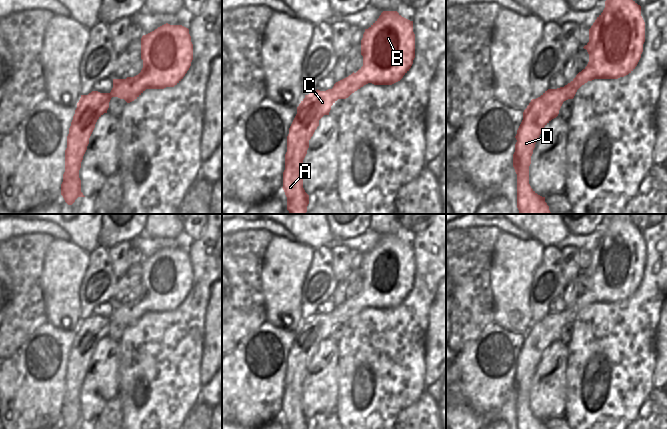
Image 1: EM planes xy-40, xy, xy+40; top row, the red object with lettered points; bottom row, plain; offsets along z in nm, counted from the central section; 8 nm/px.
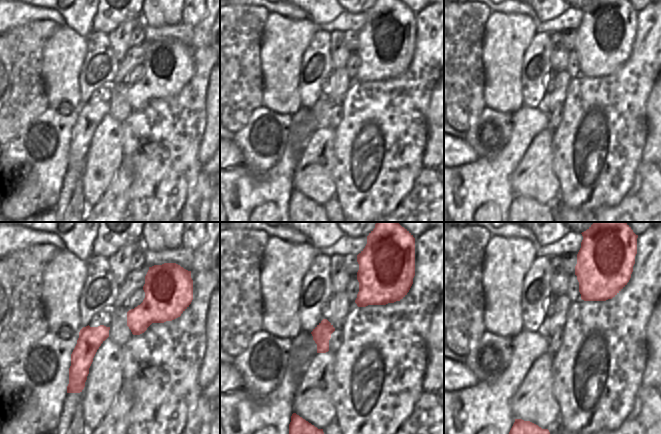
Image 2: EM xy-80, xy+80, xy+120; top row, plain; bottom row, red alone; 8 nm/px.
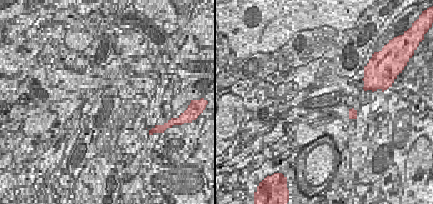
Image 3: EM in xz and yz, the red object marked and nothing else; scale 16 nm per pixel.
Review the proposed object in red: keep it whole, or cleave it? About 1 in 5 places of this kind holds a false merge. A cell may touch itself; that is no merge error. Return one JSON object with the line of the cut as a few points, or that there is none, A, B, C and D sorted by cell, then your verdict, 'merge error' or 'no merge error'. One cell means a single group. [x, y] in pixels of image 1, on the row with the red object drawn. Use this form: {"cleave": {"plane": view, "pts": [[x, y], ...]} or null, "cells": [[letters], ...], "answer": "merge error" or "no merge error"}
{"cleave": null, "cells": [["A", "B", "C", "D"]], "answer": "no merge error"}

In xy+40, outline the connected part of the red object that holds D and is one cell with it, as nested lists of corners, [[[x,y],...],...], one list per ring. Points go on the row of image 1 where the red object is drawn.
[[[606,0],[603,12],[597,17],[589,29],[589,42],[583,47],[589,54],[587,66],[579,72],[576,77],[564,87],[548,89],[540,97],[532,99],[523,112],[523,120],[515,136],[515,152],[513,154],[513,167],[517,174],[517,208],[519,214],[551,214],[549,206],[545,202],[545,197],[538,195],[529,184],[529,166],[535,144],[543,128],[559,114],[559,110],[564,101],[573,99],[577,90],[594,79],[618,79],[631,73],[637,66],[643,52],[645,42],[645,22],[641,16],[641,6],[633,0]]]

